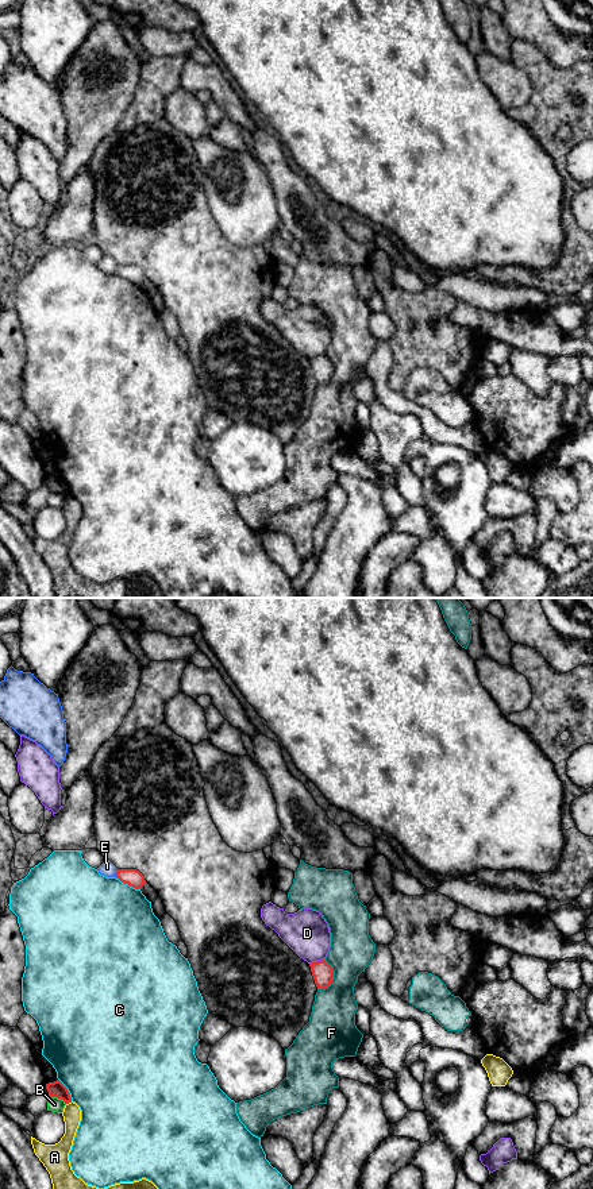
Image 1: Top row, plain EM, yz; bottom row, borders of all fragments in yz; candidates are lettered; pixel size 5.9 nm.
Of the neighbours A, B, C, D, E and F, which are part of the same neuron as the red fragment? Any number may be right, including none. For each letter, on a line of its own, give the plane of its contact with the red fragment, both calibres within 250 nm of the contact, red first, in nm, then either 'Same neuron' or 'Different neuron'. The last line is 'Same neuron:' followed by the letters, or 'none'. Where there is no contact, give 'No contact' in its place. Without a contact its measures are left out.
A: Touches red in yz. Thickness 100 nm (red) against 110 nm. Different neuron
B: Touches red in yz. Thickness 100 nm (red) against 90 nm. Different neuron
C: Touches red in yz. Thickness 100 nm (red) against 480 nm. Different neuron
D: Touches red in yz. Thickness 130 nm (red) against 260 nm. Different neuron
E: Touches red in yz. Thickness 100 nm (red) against 90 nm. Different neuron
F: Touches red in yz. Thickness 130 nm (red) against 280 nm. Different neuron
Same neuron: none

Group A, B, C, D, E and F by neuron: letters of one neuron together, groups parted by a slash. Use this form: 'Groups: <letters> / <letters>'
Groups: A / B / C / D / E / F

